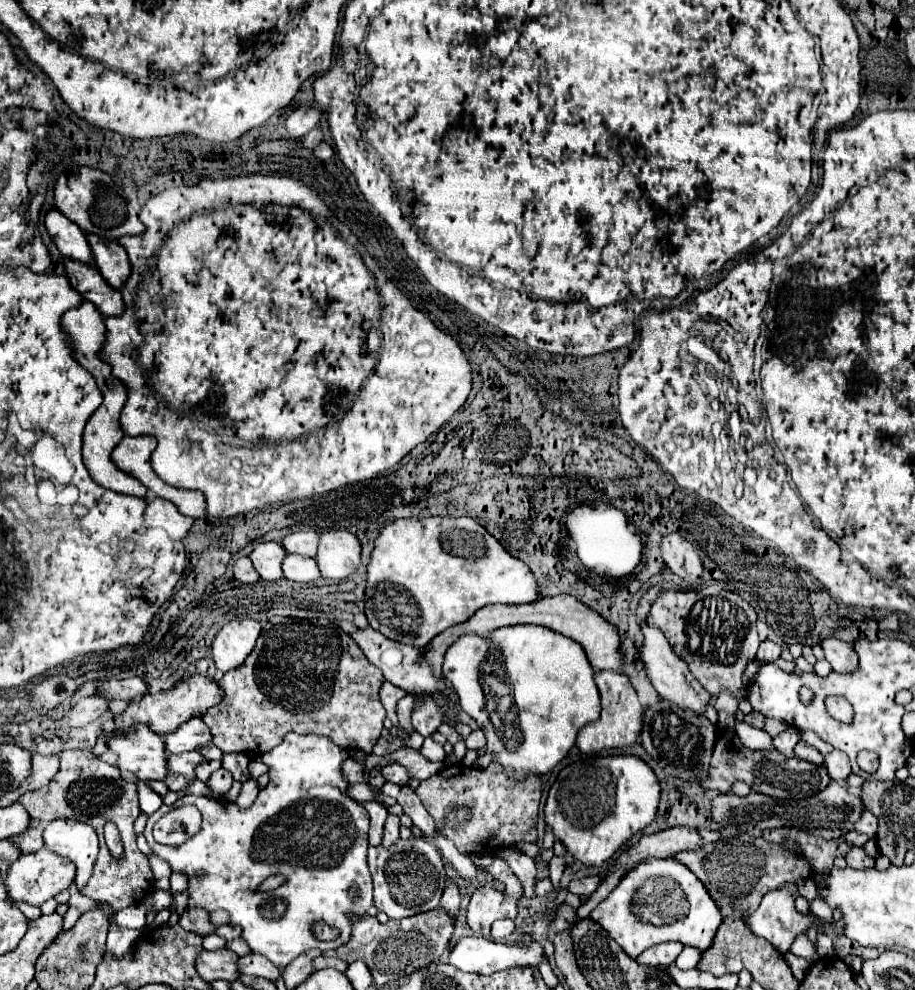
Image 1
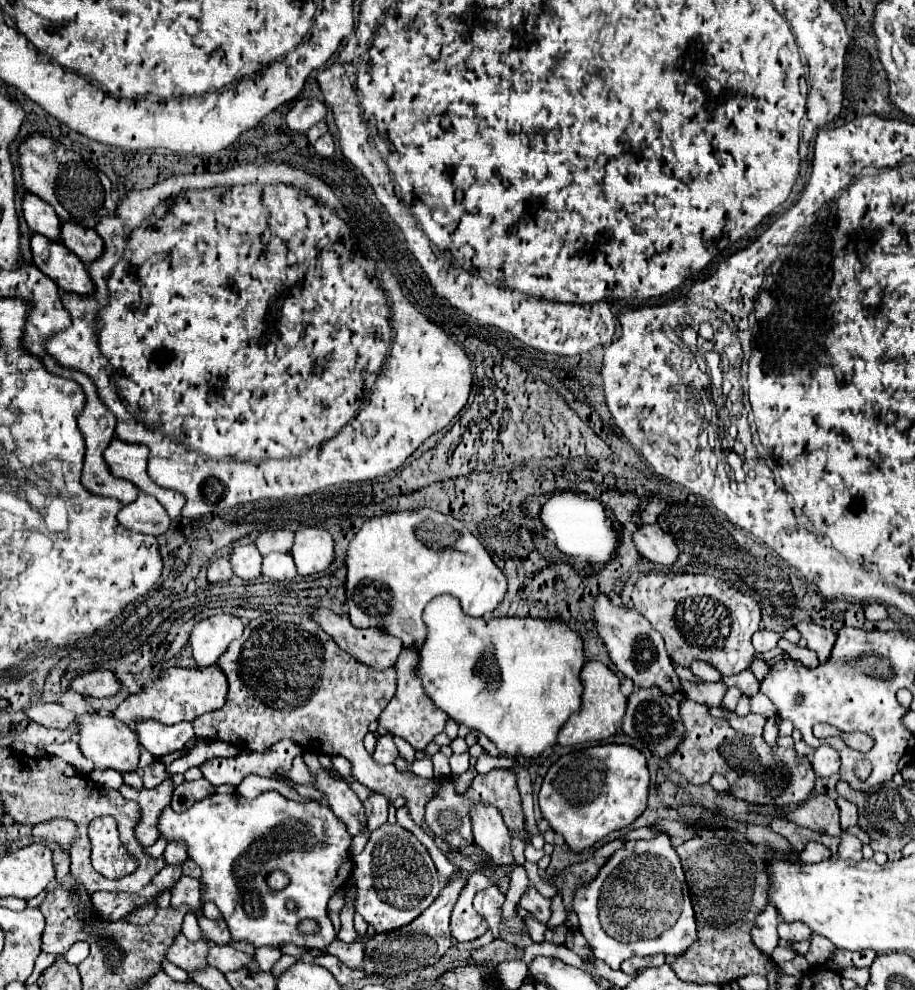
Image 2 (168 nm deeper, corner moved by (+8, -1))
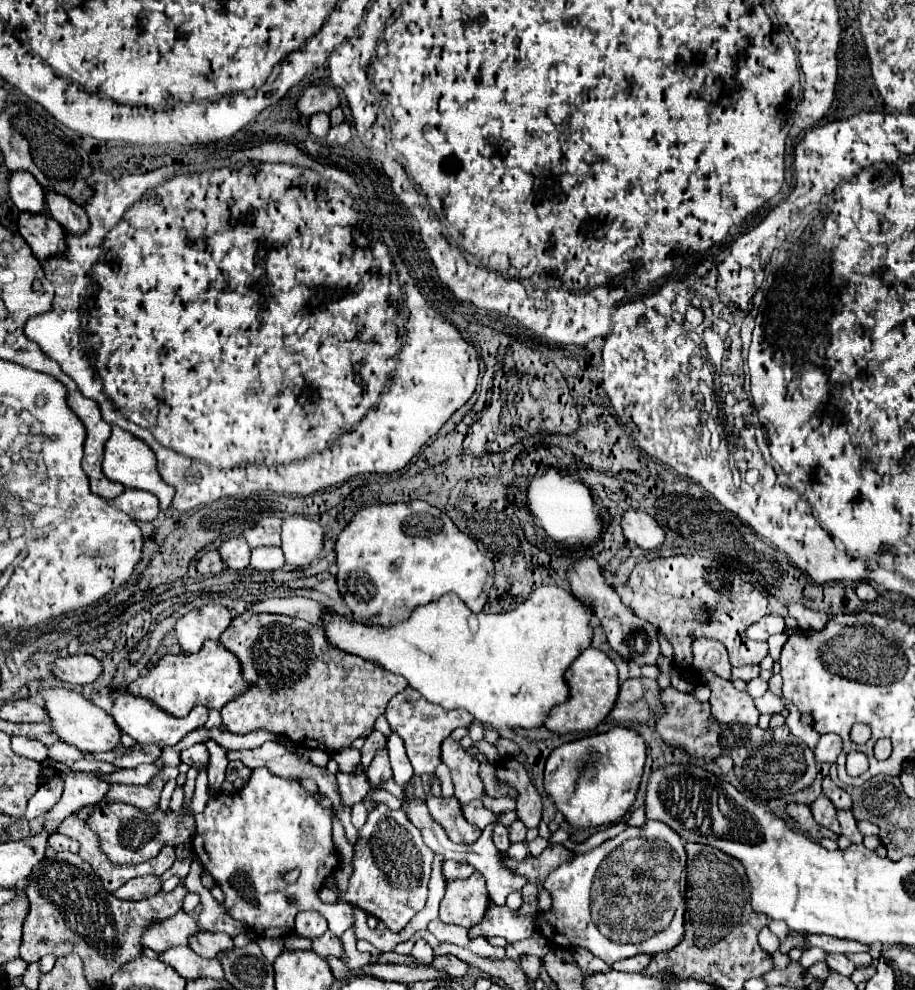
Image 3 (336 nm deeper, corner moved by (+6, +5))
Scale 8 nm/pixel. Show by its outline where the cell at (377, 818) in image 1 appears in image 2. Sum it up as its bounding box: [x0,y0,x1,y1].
[304,752,366,836]

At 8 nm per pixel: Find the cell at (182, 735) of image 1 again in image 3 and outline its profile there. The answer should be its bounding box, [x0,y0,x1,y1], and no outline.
[110,690,208,748]

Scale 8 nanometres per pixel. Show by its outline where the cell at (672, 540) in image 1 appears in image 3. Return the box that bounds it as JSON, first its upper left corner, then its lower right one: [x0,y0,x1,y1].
[622,510,664,550]

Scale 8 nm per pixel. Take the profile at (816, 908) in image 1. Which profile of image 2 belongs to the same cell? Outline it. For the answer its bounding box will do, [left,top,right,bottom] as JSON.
[805,932,836,966]

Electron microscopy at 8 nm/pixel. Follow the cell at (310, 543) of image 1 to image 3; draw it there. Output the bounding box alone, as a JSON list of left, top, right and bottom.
[242,516,280,548]

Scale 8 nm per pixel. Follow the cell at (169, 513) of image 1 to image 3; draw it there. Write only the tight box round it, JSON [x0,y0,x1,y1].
[114,490,158,520]

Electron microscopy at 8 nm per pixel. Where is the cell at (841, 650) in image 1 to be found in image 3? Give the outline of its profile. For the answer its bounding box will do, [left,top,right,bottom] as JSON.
[788,602,828,630]

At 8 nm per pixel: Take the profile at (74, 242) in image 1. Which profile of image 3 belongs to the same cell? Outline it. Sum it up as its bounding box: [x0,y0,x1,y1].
[8,170,46,214]

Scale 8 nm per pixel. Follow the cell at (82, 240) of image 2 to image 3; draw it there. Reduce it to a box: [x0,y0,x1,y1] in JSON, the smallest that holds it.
[46,192,88,234]

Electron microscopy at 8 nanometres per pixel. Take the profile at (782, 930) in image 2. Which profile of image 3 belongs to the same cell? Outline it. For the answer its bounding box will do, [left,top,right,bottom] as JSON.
[804,934,870,953]

